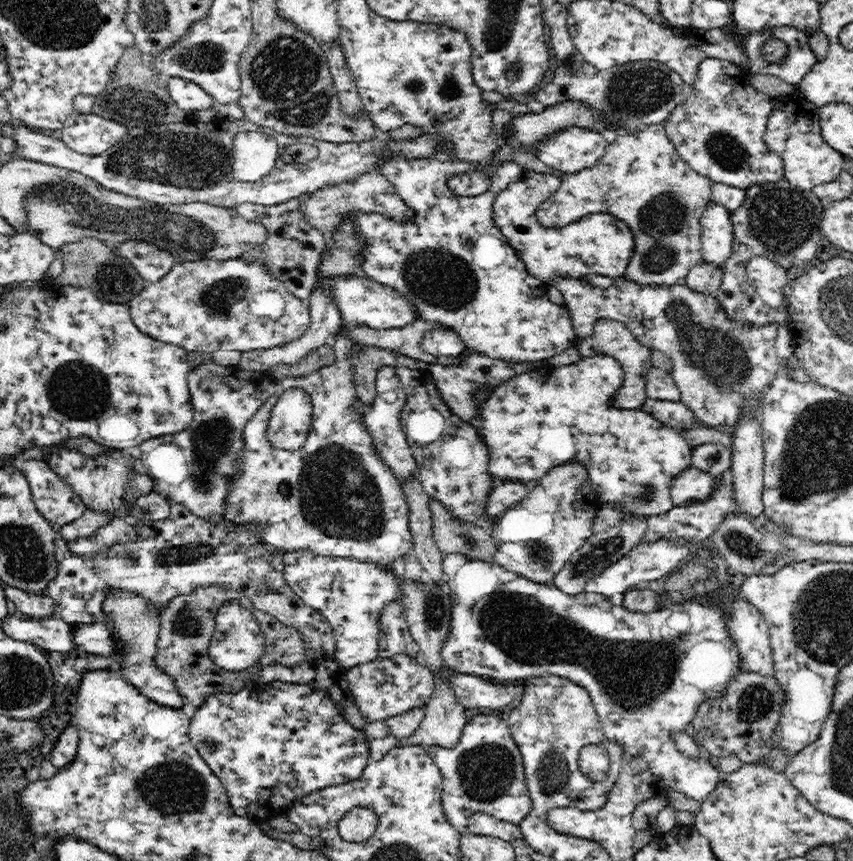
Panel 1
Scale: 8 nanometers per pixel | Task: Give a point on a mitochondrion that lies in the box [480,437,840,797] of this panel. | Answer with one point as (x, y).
(757, 701)

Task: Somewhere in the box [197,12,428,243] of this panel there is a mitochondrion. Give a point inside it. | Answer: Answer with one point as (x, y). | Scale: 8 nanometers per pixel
(285, 75)

